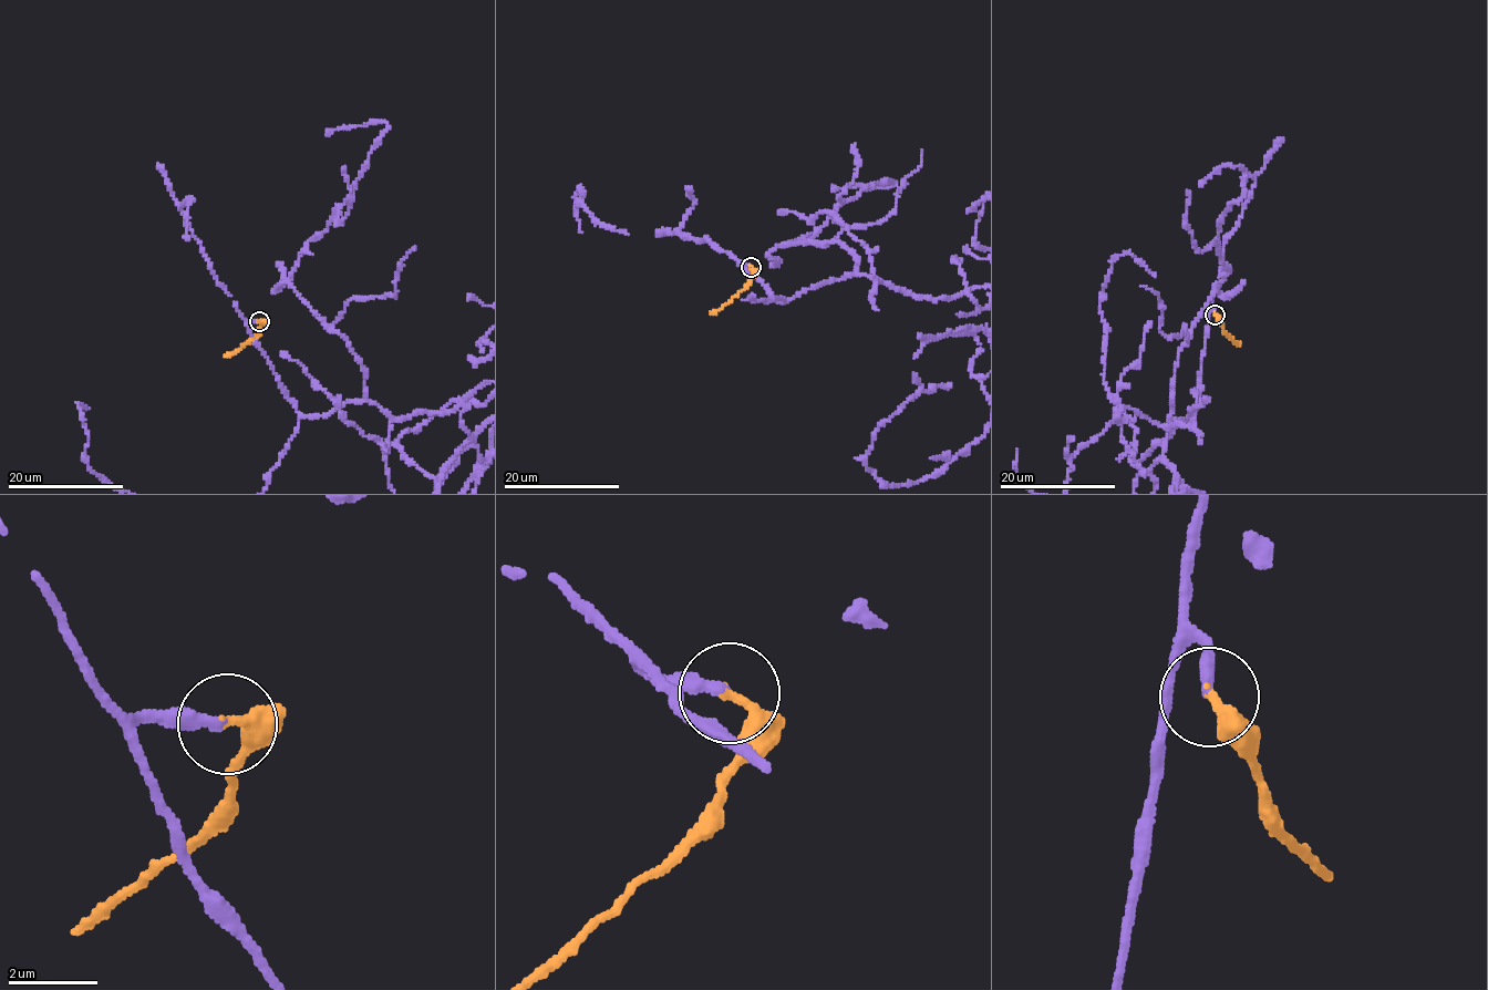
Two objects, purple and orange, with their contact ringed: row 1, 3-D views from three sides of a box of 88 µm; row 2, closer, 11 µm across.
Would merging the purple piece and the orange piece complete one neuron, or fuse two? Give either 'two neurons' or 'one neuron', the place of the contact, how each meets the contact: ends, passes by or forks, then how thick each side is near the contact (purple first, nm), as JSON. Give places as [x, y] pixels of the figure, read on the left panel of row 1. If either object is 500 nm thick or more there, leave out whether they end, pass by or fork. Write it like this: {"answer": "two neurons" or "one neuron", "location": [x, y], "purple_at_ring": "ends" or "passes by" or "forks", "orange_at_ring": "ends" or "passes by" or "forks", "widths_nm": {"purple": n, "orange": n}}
{"answer": "one neuron", "location": [259, 321], "purple_at_ring": "ends", "orange_at_ring": "ends", "widths_nm": {"purple": 300, "orange": 300}}

